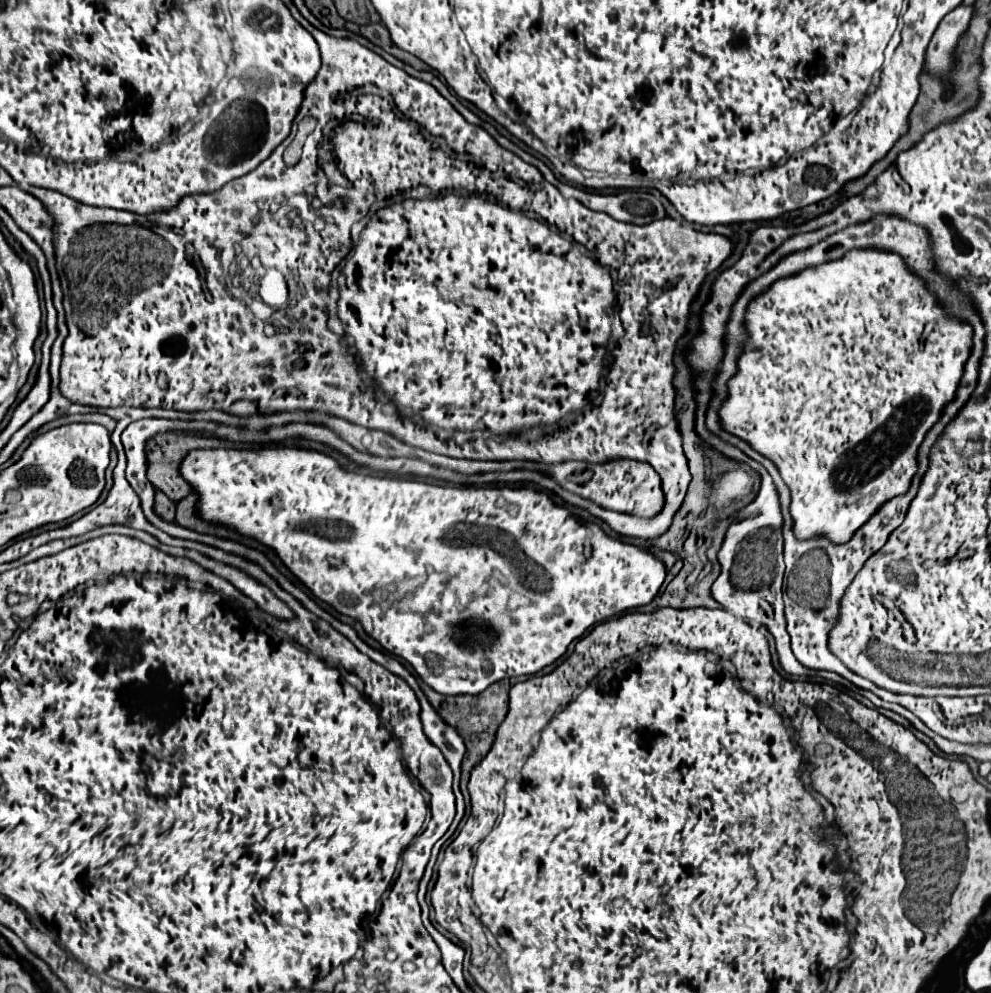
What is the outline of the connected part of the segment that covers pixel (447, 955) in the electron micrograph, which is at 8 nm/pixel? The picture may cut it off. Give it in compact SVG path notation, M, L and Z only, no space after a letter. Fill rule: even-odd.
M422 890L418 892L418 896L420 896L420 906L422 906L422 922L424 922L424 926L426 926L426 930L430 932L430 936L434 938L434 942L438 944L438 948L440 948L440 952L442 952L442 964L444 966L448 966L448 970L460 970L460 962L464 962L464 948L460 946L460 944L454 944L450 938L446 938L444 934L440 934L434 926L432 926L432 922L430 922L430 918L428 918L428 904L424 902L424 898L422 898Z

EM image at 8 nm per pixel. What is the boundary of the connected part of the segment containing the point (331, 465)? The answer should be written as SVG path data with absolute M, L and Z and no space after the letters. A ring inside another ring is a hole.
M276 448L276 450L192 450L182 466L180 472L184 480L188 480L200 496L198 514L208 522L220 522L232 526L244 536L252 536L262 544L274 548L280 560L290 568L290 572L306 584L312 594L330 606L334 606L340 614L358 618L364 630L376 638L388 652L404 658L414 666L420 678L432 686L436 692L444 696L456 694L480 694L492 682L516 676L534 674L552 662L556 662L568 648L568 644L580 638L590 626L596 622L608 620L622 612L646 606L654 600L658 590L664 584L666 568L664 564L652 556L650 552L618 542L606 536L596 524L578 522L566 508L556 506L546 494L522 488L453 486L450 484L428 484L424 480L396 480L396 478L376 478L364 476L354 472L344 472L330 456L314 452L314 450L300 450L300 448ZM414 578L426 578L420 586L410 594L406 592L400 600L394 600L394 592L398 592L400 582L408 582ZM512 596L518 596L520 602L510 606Z

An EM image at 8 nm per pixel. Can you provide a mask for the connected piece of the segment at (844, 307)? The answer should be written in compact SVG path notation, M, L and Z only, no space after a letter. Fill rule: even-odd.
M852 250L836 262L820 264L818 268L806 268L796 276L778 280L776 286L770 286L768 292L764 290L758 294L758 298L754 298L754 302L750 302L746 324L750 340L746 342L744 354L738 360L738 374L728 382L730 394L720 408L720 422L724 430L744 438L752 444L752 448L760 450L776 462L780 476L792 490L790 512L798 538L812 538L822 534L835 544L844 544L854 534L854 530L858 530L882 506L882 502L908 490L910 480L916 474L916 450L928 428L932 428L932 424L938 420L940 410L944 410L944 406L954 398L962 378L964 362L968 360L972 348L972 328L968 324L946 318L946 314L938 308L936 298L926 290L920 278L908 272L900 256L878 250Z

